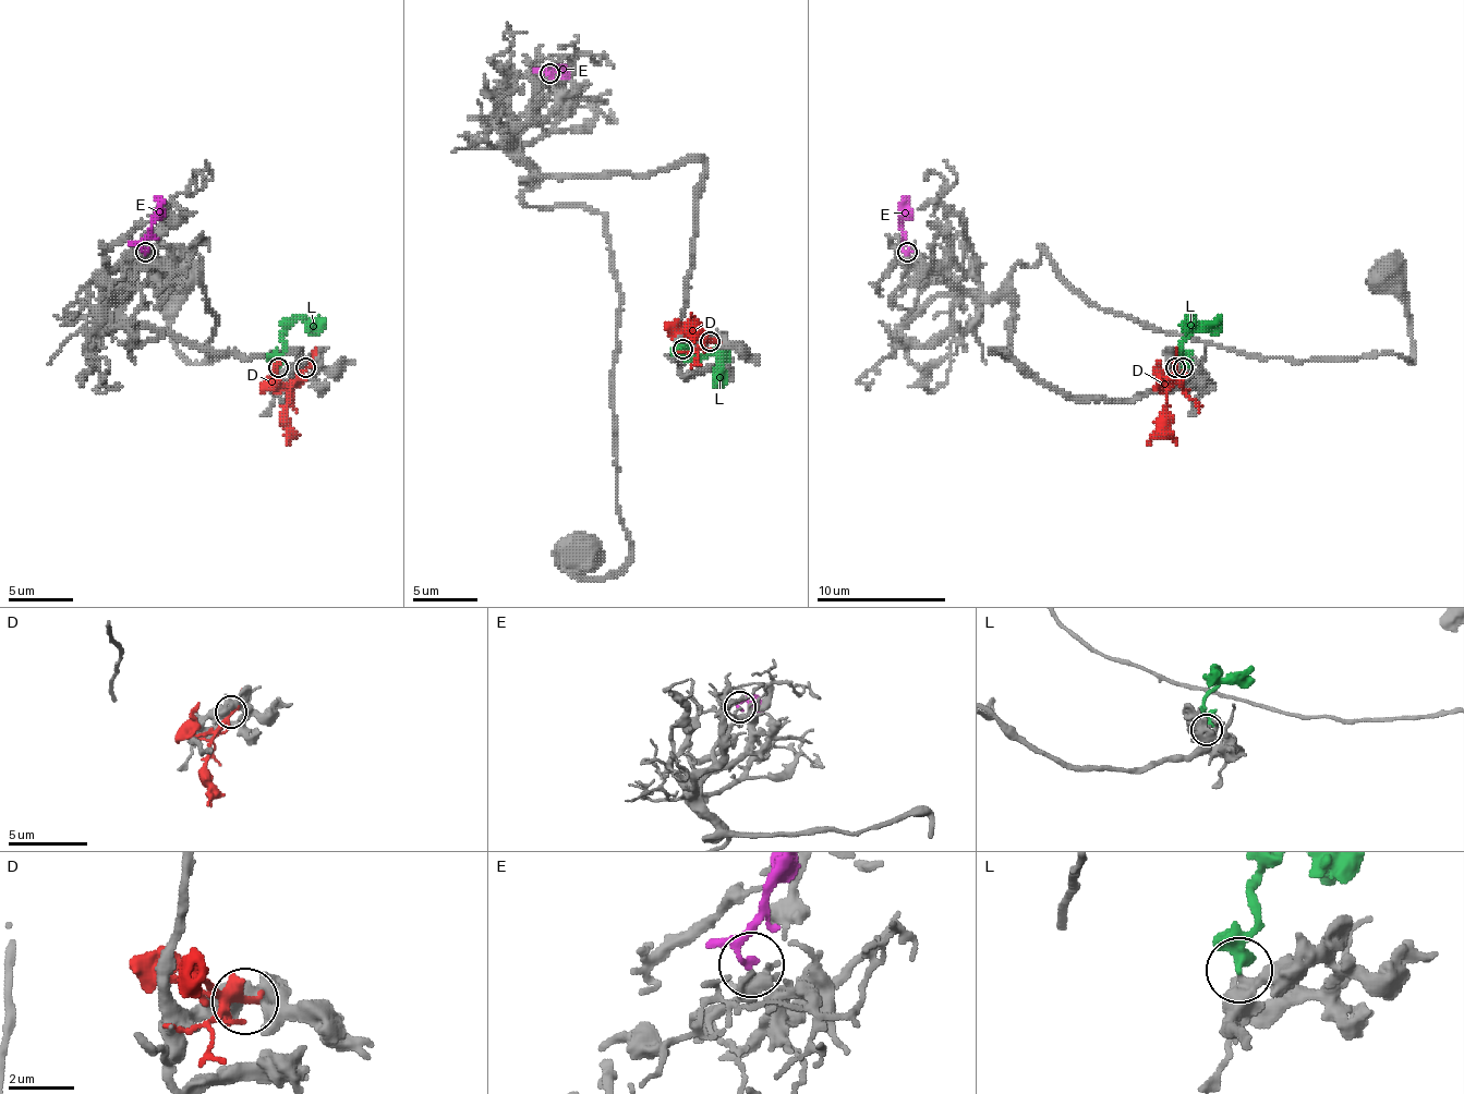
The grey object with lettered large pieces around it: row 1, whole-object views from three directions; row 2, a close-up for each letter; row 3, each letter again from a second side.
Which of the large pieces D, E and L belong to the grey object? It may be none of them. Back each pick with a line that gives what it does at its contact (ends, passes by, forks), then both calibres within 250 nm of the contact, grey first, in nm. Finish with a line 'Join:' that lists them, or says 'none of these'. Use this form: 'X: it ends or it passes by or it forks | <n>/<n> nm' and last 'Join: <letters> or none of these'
L: it passes by | 320/300 nm
Join: L

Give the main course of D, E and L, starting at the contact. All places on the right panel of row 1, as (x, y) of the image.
D: (1176, 367), (1176, 380), (1166, 389), (1163, 428), (1147, 445)
E: (908, 251), (902, 238), (902, 203), (908, 196)
L: (1183, 367), (1183, 341), (1189, 335), (1189, 318), (1193, 325), (1208, 325), (1221, 315)

